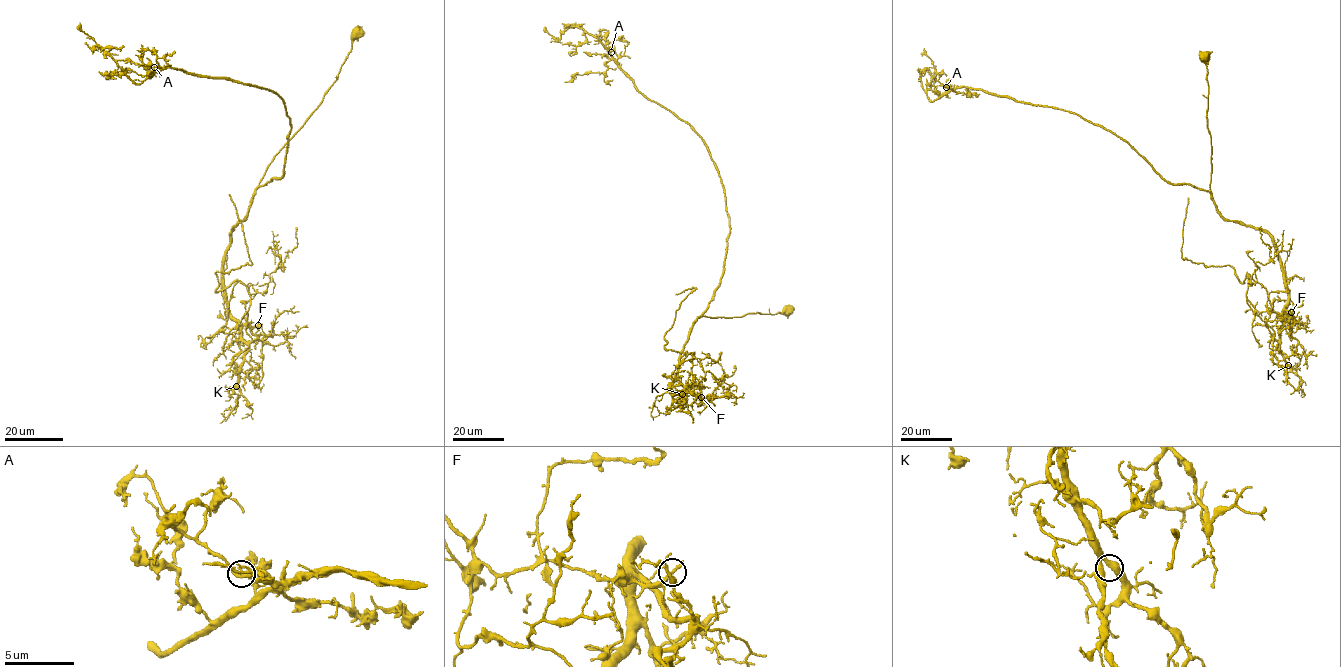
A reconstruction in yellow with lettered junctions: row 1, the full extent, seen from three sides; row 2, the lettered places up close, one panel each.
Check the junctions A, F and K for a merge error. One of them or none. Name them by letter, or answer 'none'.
F

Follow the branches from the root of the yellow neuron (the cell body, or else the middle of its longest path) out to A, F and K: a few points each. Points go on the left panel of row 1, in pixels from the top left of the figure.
A: (357, 33), (337, 79), (275, 157), (263, 186), (283, 175), (291, 129), (283, 100), (266, 88), (154, 67)
F: (357, 33), (337, 79), (275, 157), (248, 213), (232, 229), (224, 296), (239, 324), (254, 334), (258, 325)
K: (357, 33), (337, 79), (275, 157), (248, 213), (232, 229), (223, 265), (224, 296), (248, 346), (236, 386)

